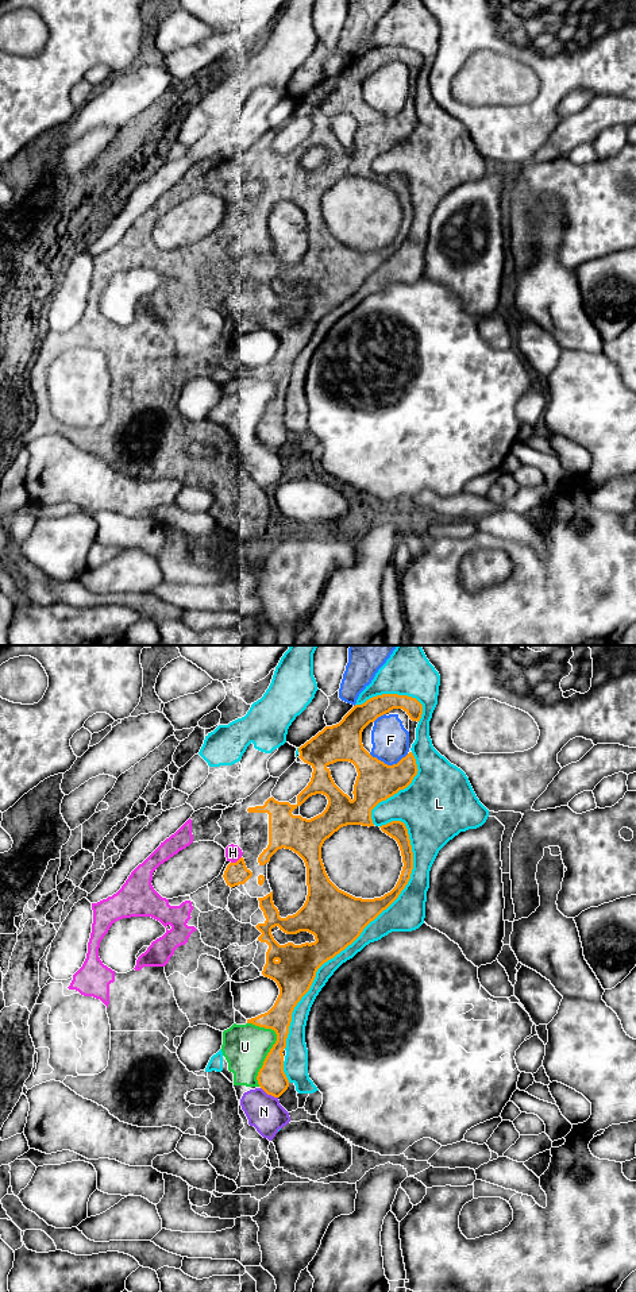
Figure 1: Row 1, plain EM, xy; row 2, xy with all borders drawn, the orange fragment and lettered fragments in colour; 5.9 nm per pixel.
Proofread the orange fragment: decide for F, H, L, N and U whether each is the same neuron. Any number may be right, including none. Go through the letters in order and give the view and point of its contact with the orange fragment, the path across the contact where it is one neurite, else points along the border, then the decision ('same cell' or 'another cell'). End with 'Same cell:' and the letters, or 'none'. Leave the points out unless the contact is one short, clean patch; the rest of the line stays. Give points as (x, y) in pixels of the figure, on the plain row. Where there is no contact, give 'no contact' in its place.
F: meets orange in xy at (389, 118); another cell
H: meets orange in xy at (236, 213); same cell
L: meets orange in xy at (357, 289); another cell
N: meets orange in xy at (269, 446); border along xy (261, 439), (277, 450); another cell
U: meets orange in xy at (273, 397); border along xy (247, 374), (270, 380), (276, 386), (258, 424), (258, 438); another cell
Same cell: H

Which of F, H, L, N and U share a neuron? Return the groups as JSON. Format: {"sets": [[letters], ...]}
{"sets": [["F"], ["H"], ["L", "N", "U"]]}

